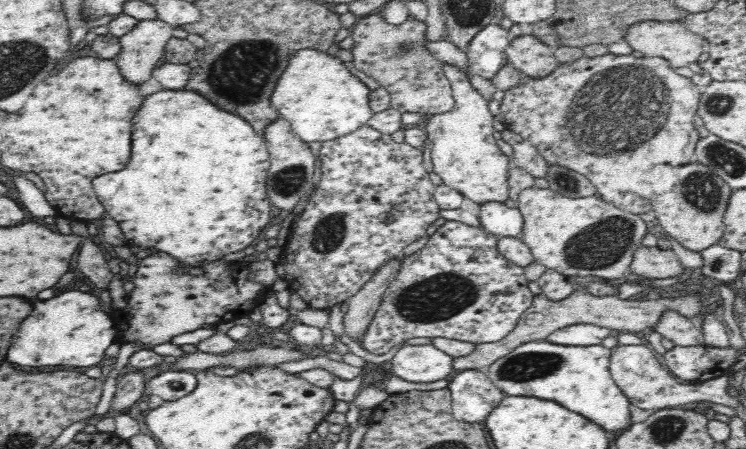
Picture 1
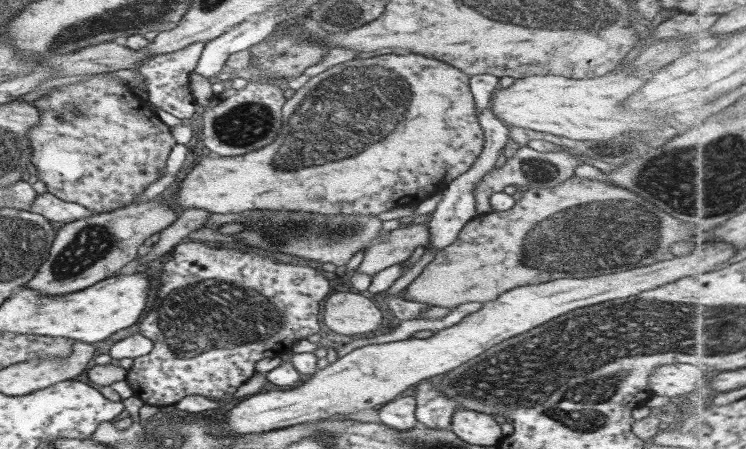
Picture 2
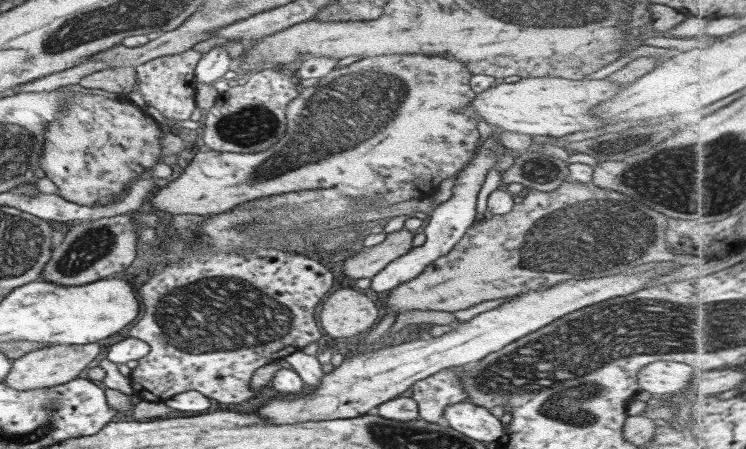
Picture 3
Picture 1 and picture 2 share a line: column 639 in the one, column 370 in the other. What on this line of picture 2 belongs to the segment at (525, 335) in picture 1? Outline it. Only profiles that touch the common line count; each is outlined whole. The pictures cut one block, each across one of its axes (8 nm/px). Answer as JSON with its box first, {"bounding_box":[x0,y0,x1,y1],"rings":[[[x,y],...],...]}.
{"bounding_box":[323,290,385,336],"rings":[[[338,290],[324,300],[323,324],[336,332],[351,336],[373,332],[385,313],[383,309],[363,294]]]}

